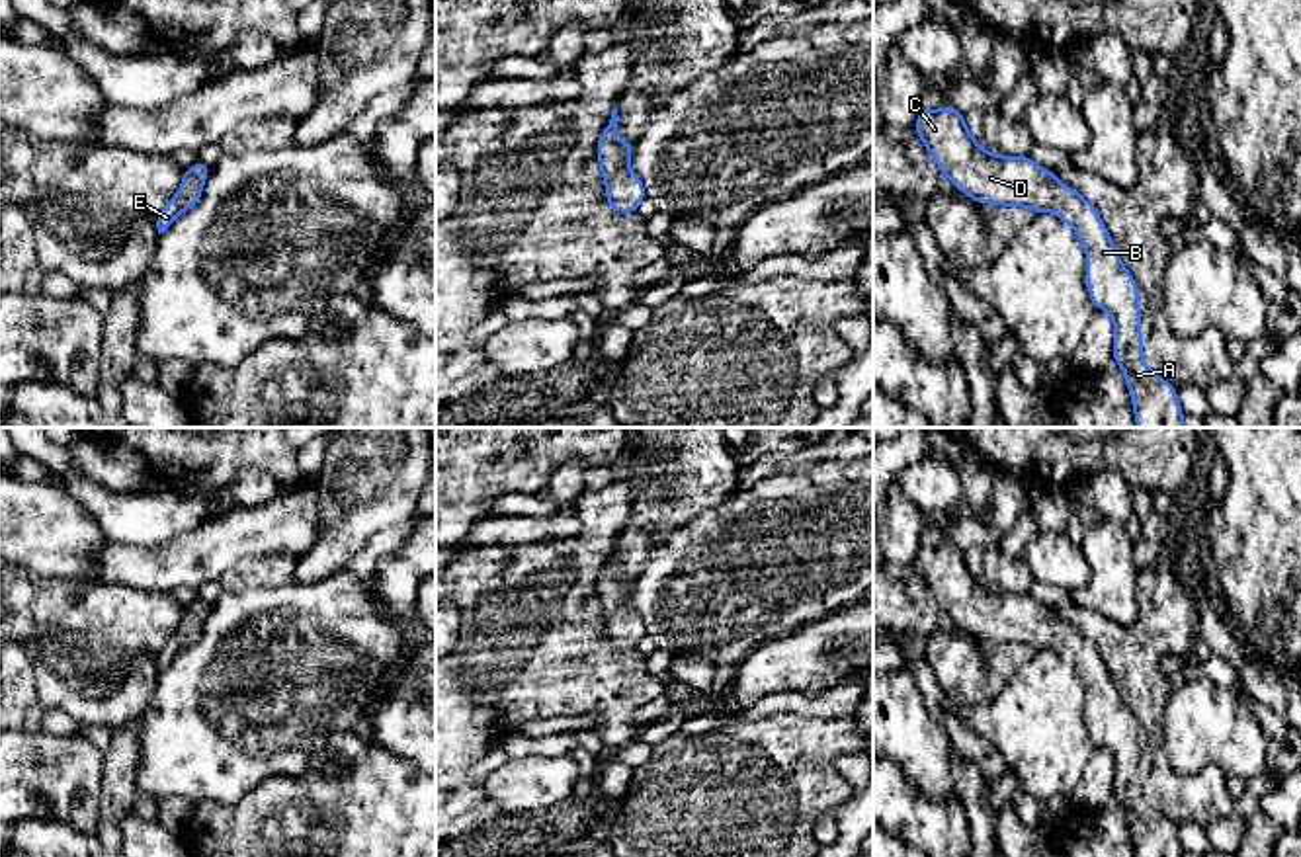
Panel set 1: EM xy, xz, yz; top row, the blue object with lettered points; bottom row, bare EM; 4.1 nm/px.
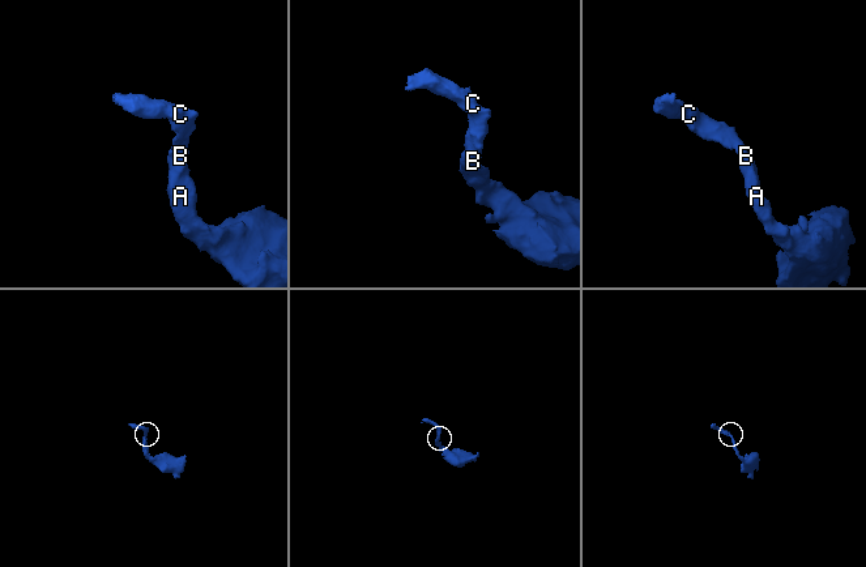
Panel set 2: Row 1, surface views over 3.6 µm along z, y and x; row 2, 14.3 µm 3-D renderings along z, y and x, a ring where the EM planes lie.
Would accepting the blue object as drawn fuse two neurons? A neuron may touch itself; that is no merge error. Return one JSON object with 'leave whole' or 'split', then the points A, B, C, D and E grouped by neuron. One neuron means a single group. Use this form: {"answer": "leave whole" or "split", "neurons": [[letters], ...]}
{"answer": "leave whole", "neurons": [["A", "B", "C", "D", "E"]]}

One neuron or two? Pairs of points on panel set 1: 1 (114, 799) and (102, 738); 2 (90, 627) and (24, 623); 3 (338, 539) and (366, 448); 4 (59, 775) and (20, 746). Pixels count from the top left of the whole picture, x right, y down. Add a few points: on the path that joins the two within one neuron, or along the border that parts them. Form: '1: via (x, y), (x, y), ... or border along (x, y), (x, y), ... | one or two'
1: border along (135, 719), (114, 731), (112, 744), (104, 754) | two
2: via (75, 627), (40, 623) | one
3: via (350, 516), (358, 506), (358, 471) | one
4: via (49, 766), (30, 756) | one

